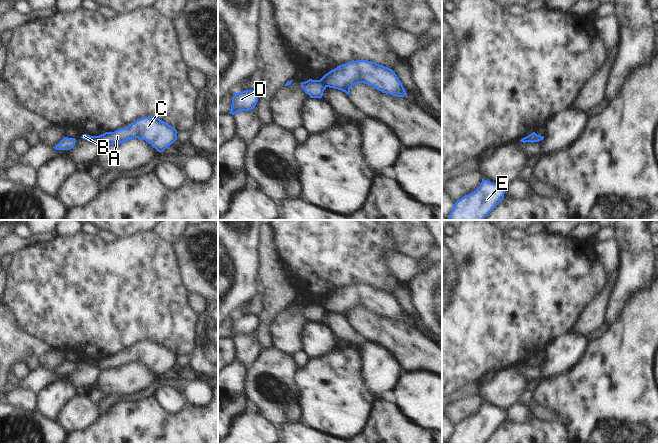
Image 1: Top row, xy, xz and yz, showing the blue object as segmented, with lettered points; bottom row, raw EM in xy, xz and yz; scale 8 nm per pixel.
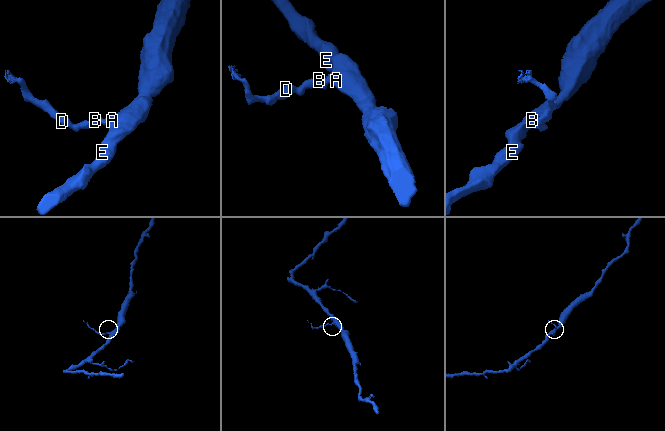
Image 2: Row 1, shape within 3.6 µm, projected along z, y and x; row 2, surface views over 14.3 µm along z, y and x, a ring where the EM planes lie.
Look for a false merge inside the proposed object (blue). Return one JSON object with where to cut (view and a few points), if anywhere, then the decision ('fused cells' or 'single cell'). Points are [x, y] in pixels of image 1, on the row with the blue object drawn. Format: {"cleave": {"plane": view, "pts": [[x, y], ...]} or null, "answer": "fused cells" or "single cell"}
{"cleave": {"plane": "xz", "pts": [[320, 79], [326, 86]]}, "answer": "fused cells"}

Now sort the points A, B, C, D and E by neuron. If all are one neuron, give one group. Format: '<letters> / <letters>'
A C E / B D

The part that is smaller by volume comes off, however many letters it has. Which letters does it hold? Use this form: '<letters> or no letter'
B, D

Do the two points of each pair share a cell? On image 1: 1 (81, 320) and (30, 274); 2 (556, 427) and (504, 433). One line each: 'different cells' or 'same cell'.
1: same cell
2: same cell

